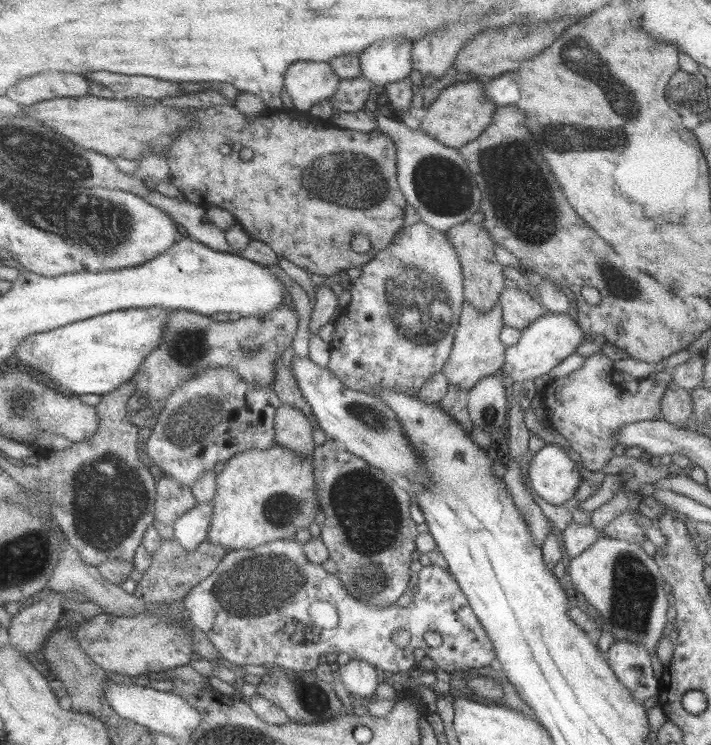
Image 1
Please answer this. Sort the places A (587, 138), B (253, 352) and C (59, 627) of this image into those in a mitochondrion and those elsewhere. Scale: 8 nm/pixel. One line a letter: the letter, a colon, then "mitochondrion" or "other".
A: mitochondrion
B: mitochondrion
C: other

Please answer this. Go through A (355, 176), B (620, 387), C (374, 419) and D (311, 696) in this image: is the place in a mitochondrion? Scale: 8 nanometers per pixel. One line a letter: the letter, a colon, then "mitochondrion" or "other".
A: mitochondrion
B: other
C: mitochondrion
D: mitochondrion

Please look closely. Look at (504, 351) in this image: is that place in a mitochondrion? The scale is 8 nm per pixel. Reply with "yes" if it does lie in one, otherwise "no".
no

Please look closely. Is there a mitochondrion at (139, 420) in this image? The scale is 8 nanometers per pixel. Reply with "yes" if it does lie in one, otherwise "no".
no

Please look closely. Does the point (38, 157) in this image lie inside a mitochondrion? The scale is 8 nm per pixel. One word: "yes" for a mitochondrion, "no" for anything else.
yes

